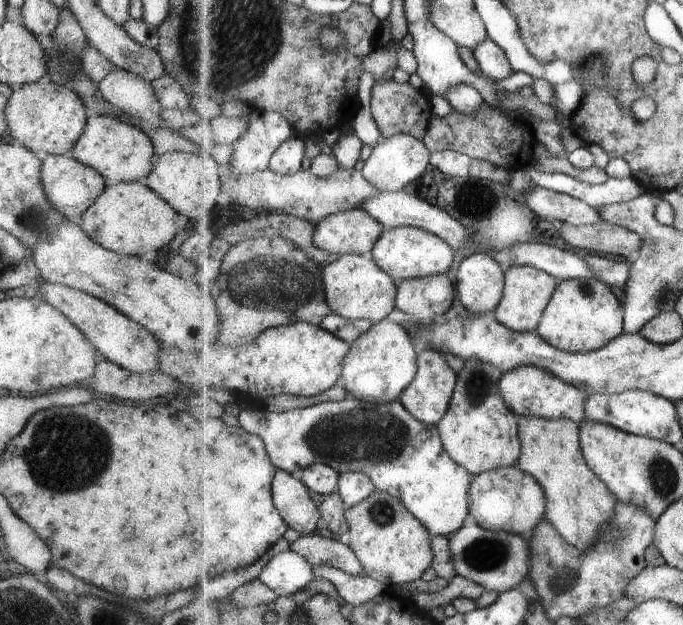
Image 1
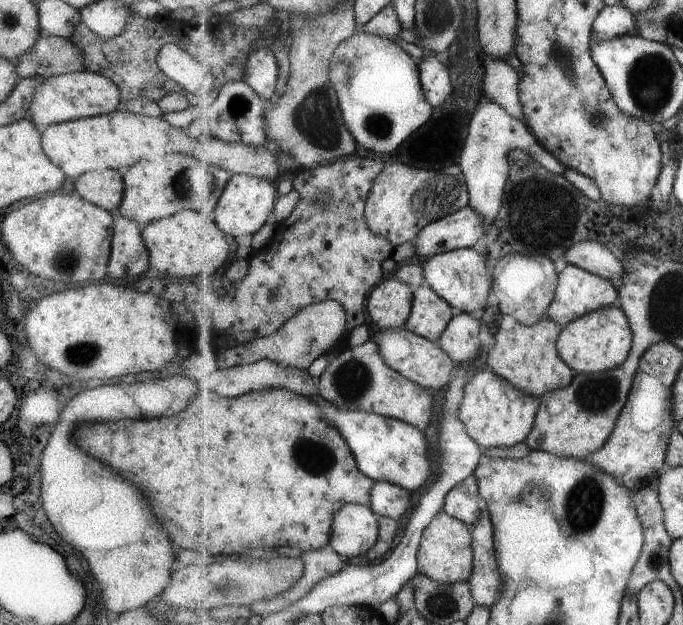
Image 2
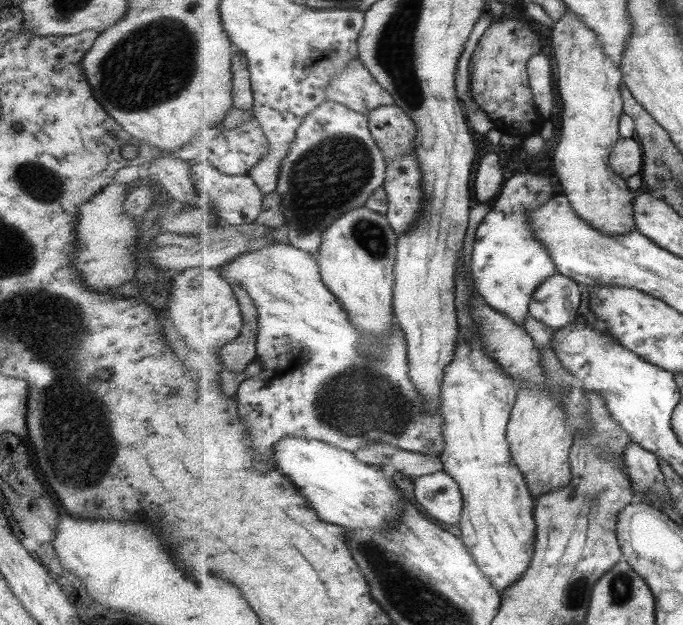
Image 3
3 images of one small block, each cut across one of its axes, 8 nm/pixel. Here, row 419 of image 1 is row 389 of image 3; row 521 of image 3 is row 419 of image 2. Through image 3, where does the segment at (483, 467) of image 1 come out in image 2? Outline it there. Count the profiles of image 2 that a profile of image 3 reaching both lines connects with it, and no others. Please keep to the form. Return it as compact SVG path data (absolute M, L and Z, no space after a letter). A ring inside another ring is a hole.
M488 368L476 373L466 384L460 417L467 434L483 449L512 447L522 443L531 434L541 406L541 397L531 396L515 388L509 380Z

